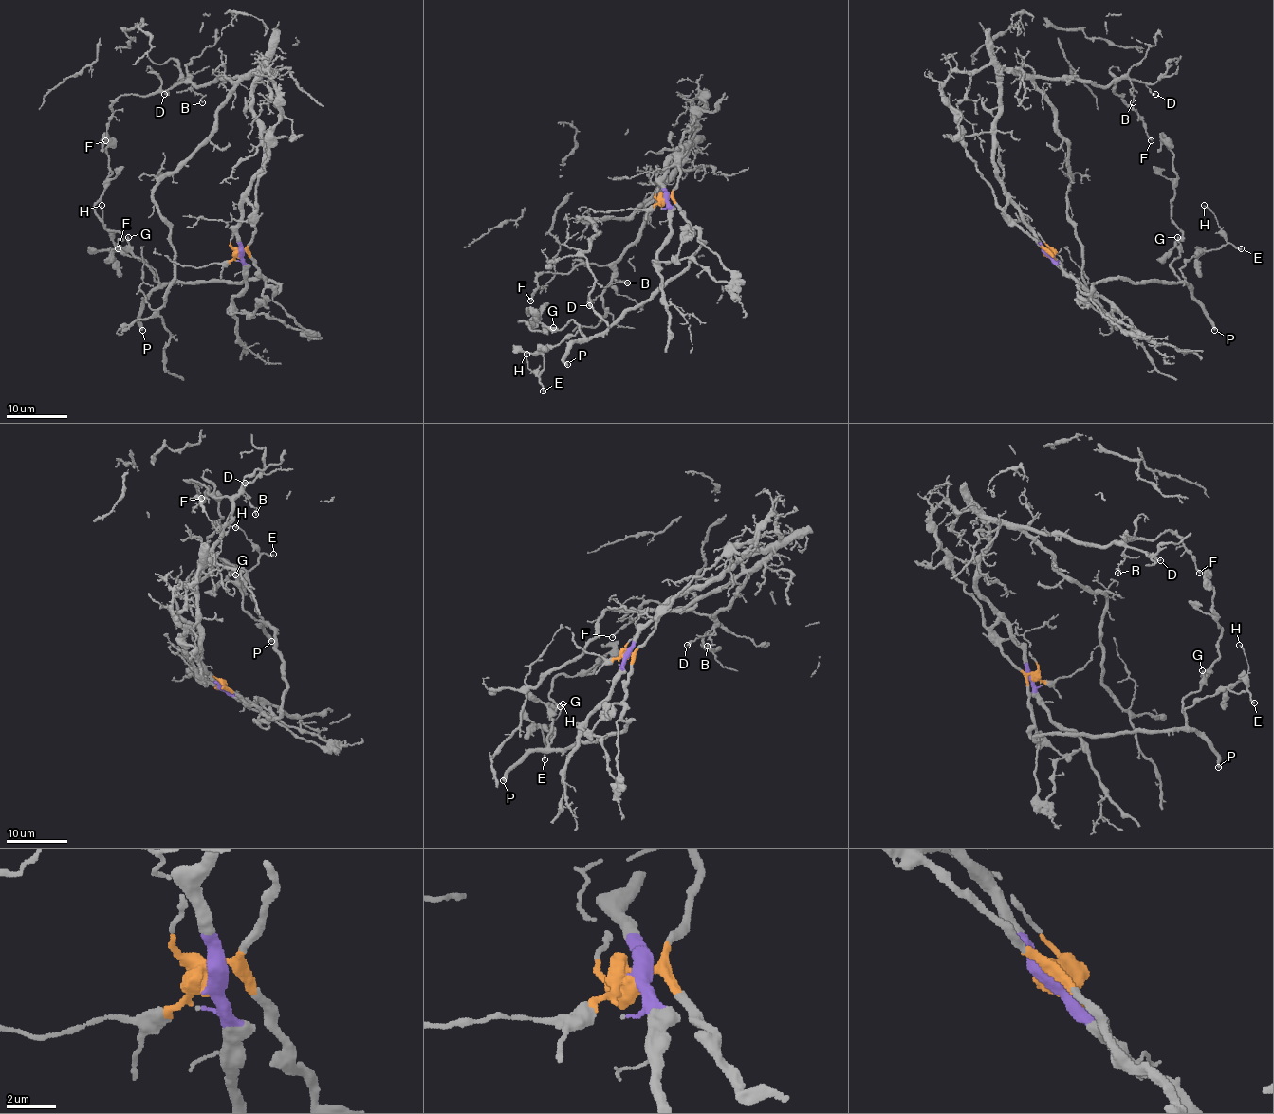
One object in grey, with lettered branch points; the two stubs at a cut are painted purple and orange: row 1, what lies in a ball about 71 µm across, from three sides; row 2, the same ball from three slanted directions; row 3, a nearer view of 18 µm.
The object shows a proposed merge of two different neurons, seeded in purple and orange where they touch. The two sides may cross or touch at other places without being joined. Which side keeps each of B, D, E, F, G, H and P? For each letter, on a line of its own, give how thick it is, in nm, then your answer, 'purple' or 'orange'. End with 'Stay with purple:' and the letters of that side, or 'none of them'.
B: 140 nm | purple
D: 140 nm | purple
E: 200 nm | orange
F: 150 nm | purple
G: 170 nm | orange
H: 100 nm | orange
P: 360 nm | orange
Stay with purple: B, D, F

